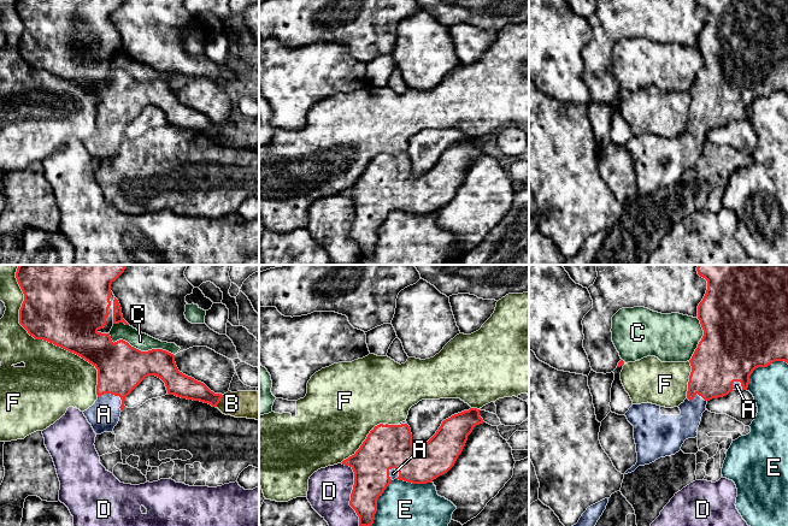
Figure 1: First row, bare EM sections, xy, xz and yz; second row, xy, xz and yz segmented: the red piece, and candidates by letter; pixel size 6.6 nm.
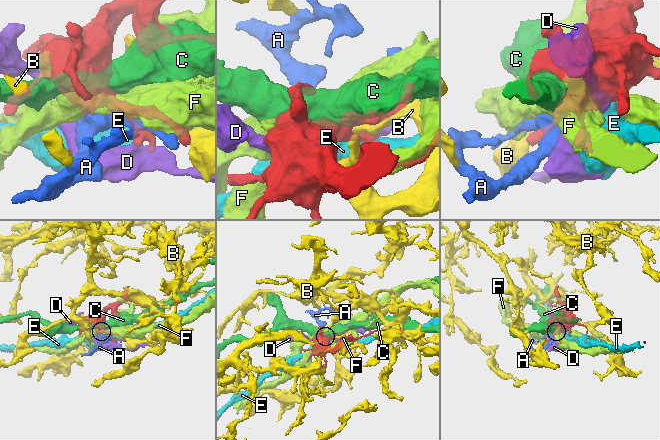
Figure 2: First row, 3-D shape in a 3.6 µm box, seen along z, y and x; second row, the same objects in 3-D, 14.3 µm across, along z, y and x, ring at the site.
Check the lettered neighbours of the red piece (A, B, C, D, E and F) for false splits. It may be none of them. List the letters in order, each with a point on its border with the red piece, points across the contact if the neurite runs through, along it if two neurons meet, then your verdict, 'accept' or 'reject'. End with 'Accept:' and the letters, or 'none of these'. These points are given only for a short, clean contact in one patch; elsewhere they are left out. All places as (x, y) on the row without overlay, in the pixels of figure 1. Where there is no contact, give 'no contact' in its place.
A: xy (116, 125) | accept
B: xy (219, 130) | reject
C: xy (140, 81) | reject
D: xz (352, 223) | reject
E: xz (376, 238) | reject
F: xy (45, 70) | reject
Accept: A

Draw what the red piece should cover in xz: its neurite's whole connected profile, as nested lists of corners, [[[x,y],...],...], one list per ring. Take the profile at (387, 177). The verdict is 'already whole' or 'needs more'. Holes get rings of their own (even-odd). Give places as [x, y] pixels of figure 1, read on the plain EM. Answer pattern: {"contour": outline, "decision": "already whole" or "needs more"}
{"contour": [[[470,138],[443,150],[436,164],[418,177],[412,175],[411,159],[406,152],[398,155],[380,154],[375,156],[355,184],[341,193],[349,196],[354,202],[349,236],[359,247],[359,258],[369,258],[374,254],[377,230],[392,211],[399,209],[412,214],[427,214],[447,203],[461,184],[467,166],[474,158],[483,153],[480,140]]], "decision": "needs more"}

